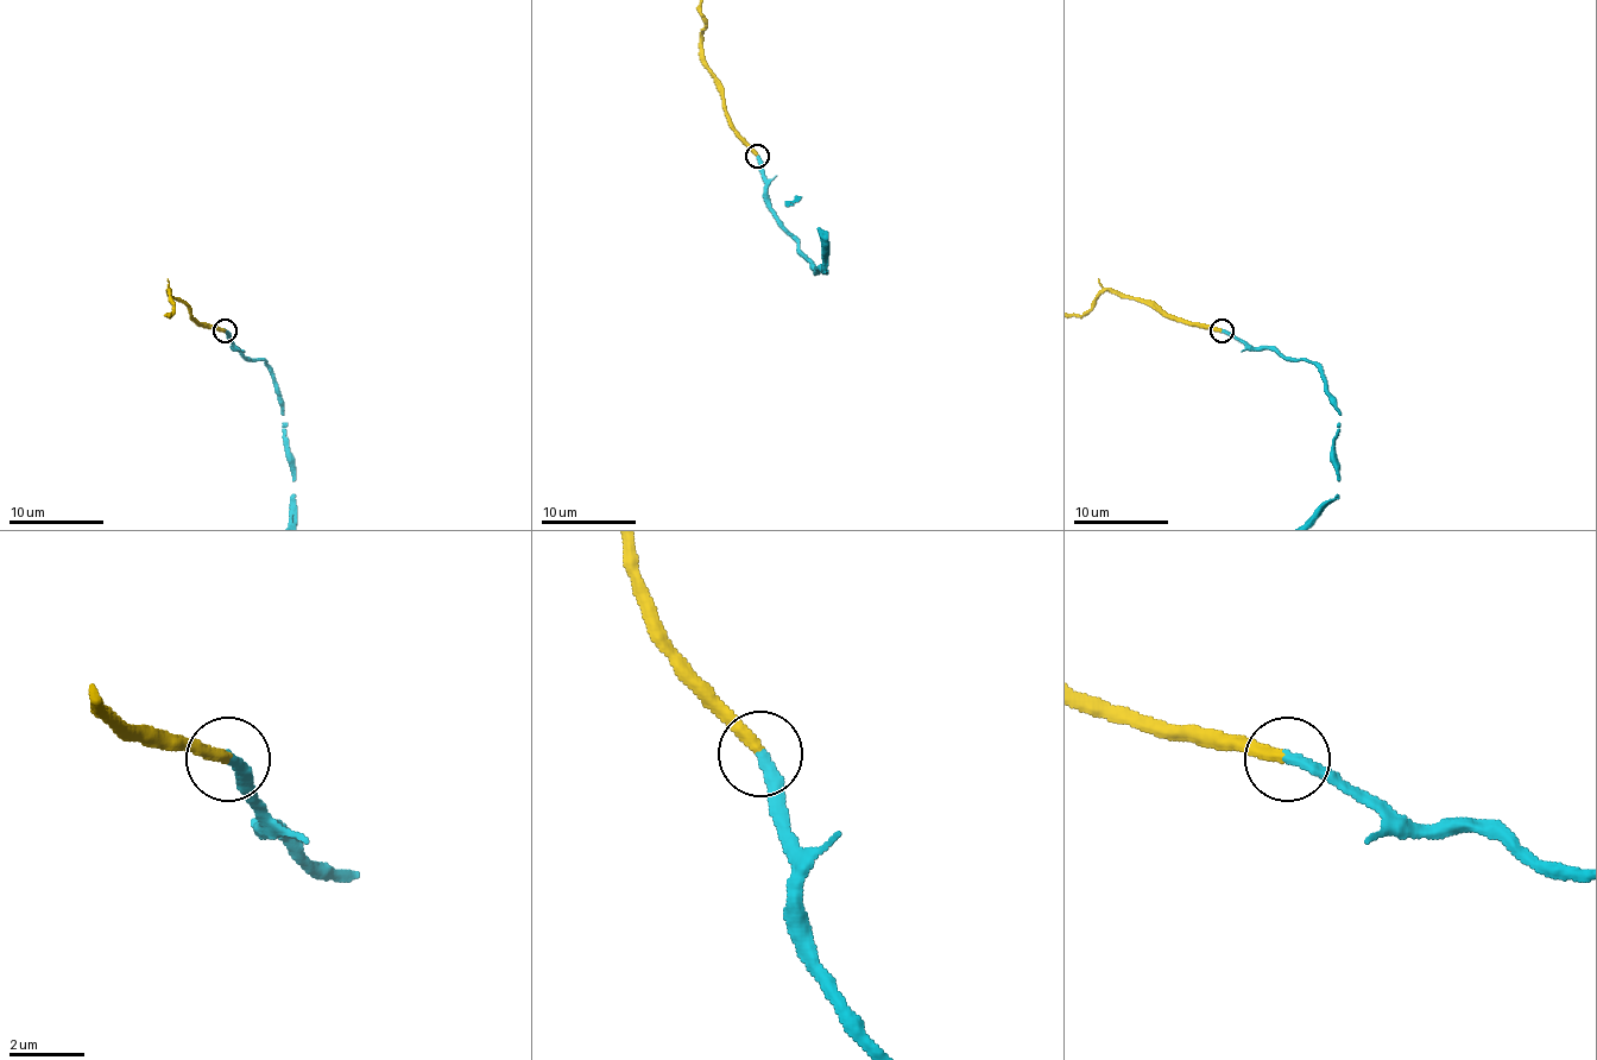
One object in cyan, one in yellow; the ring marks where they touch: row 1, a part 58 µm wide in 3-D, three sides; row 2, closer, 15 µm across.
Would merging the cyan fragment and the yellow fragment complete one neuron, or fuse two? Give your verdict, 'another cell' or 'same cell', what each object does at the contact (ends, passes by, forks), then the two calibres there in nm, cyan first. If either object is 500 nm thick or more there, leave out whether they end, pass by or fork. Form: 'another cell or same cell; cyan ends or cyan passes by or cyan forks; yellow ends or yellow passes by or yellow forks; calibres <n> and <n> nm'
same cell; cyan ends; yellow ends; calibres 320 and 320 nm

